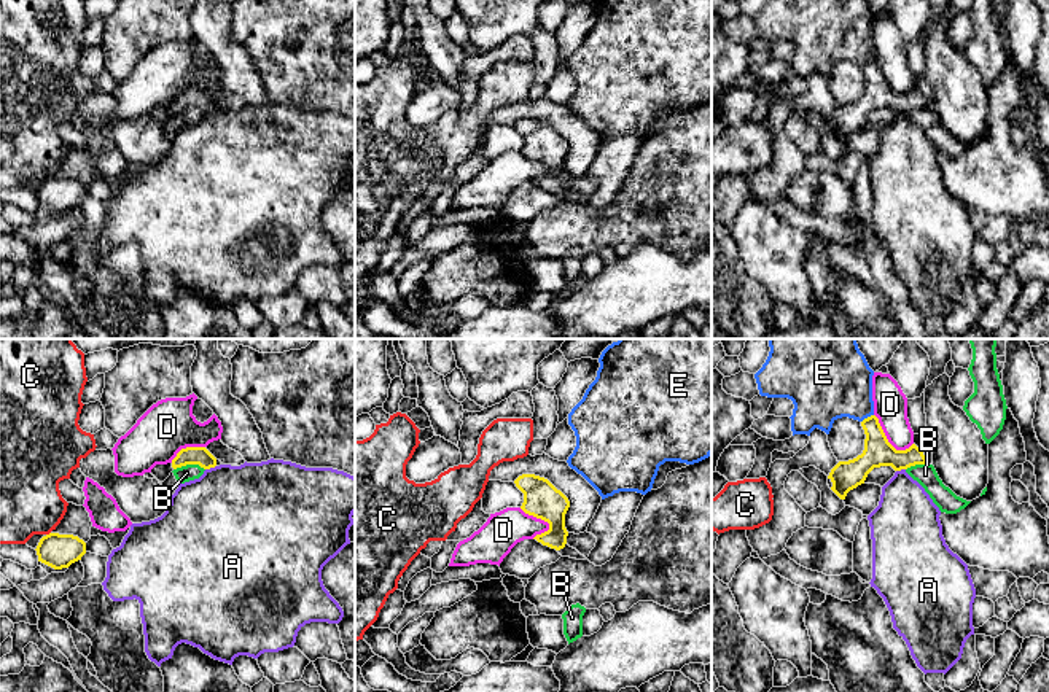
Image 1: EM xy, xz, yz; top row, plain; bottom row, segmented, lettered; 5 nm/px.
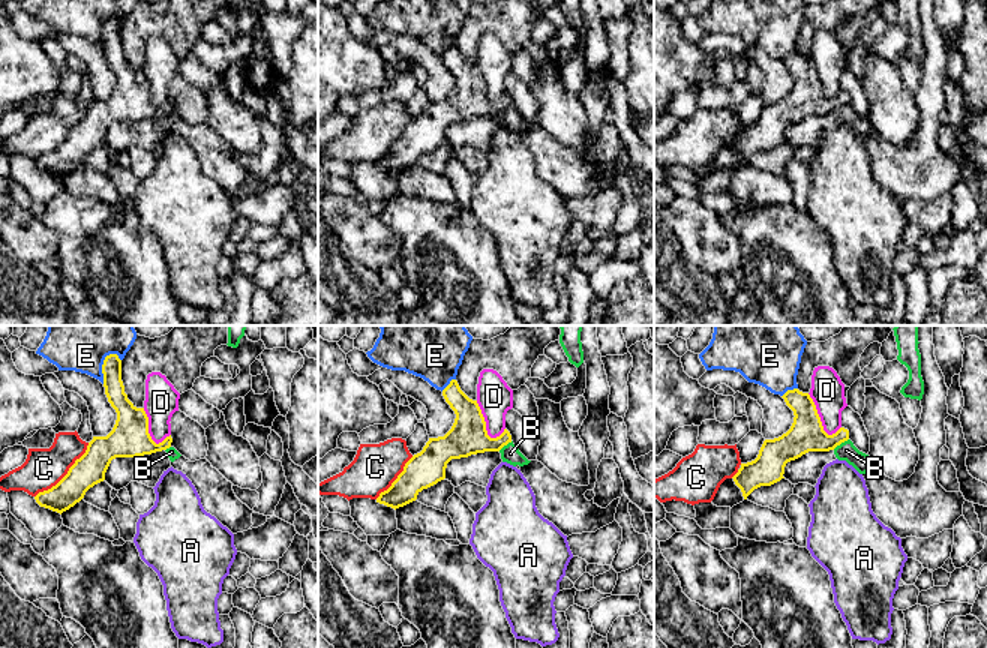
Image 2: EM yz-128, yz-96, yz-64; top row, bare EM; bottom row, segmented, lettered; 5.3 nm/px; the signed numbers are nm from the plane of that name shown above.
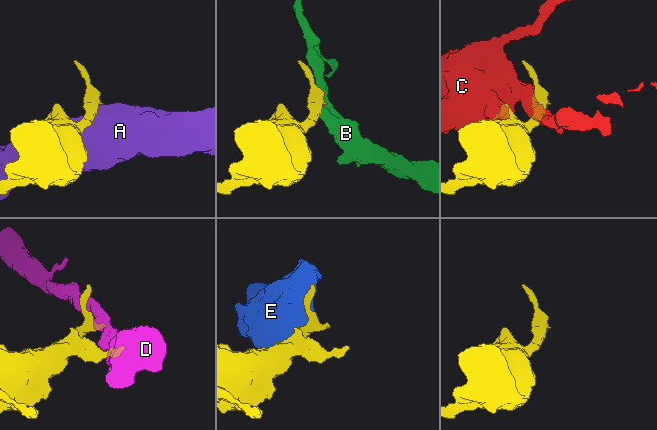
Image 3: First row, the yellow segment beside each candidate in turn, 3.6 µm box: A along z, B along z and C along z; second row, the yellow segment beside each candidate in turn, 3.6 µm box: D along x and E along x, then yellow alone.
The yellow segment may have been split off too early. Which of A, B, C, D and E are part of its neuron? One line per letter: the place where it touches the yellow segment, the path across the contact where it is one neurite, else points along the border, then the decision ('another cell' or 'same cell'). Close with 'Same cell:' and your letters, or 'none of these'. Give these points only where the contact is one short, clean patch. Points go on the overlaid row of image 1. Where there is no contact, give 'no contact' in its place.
A: meets yellow in xy at (210, 466); another cell
B: meets yellow in xy at (188, 463); border along xy (204, 468), (182, 465), (174, 470); another cell
C: meets yellow in xy at (50, 533); another cell
D: meets yellow in yz at (887, 439); another cell
E: meets yellow in yz at (868, 417); another cell
Same cell: none of these

